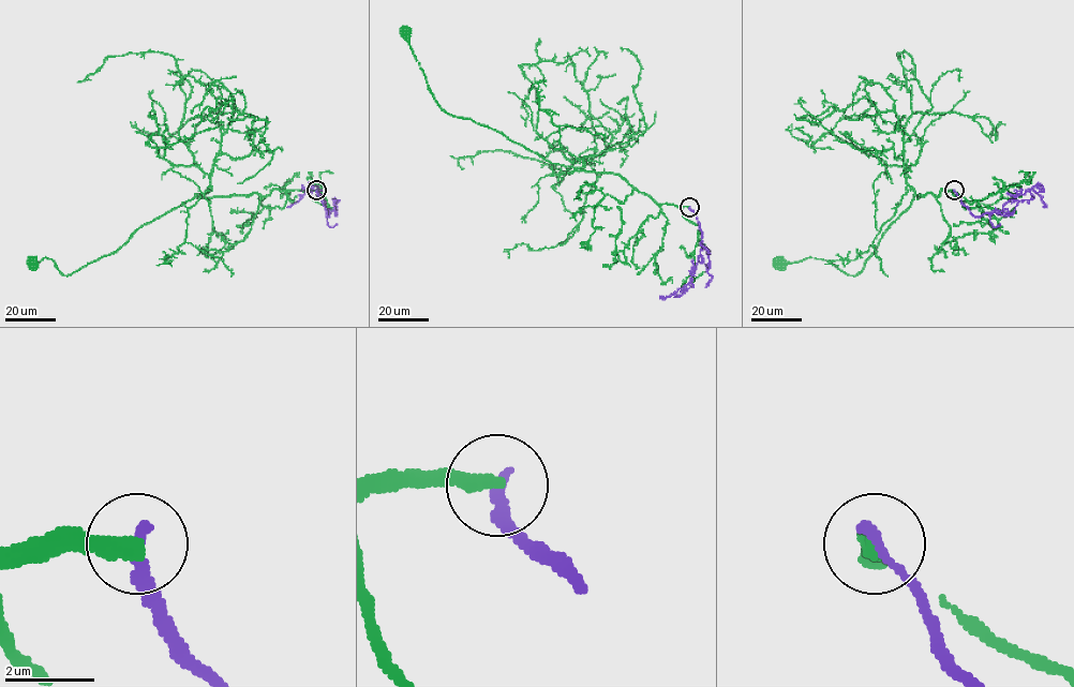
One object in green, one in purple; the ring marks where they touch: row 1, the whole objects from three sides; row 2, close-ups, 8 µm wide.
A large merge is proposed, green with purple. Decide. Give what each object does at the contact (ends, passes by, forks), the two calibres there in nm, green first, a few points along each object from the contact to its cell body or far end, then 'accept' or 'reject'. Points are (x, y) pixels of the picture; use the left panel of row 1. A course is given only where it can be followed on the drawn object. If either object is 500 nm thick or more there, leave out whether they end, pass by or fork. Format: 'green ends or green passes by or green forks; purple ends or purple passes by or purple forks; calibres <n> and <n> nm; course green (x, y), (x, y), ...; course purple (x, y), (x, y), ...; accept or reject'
green ends; purple ends; calibres 380 and 280 nm; course green (316, 191), (196, 195), (142, 225), (115, 252), (71, 273), (63, 274), (50, 258), (31, 262); course purple (316, 191), (327, 217), (329, 214), (316, 190), (307, 192), (286, 207); reject

